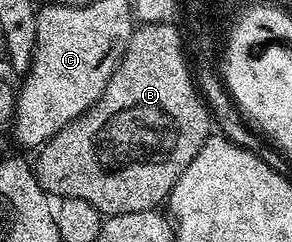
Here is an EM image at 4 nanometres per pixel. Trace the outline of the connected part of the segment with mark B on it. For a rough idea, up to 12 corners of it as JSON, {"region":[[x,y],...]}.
{"region":[[176,22],[36,152],[102,217],[168,200],[211,138]]}

